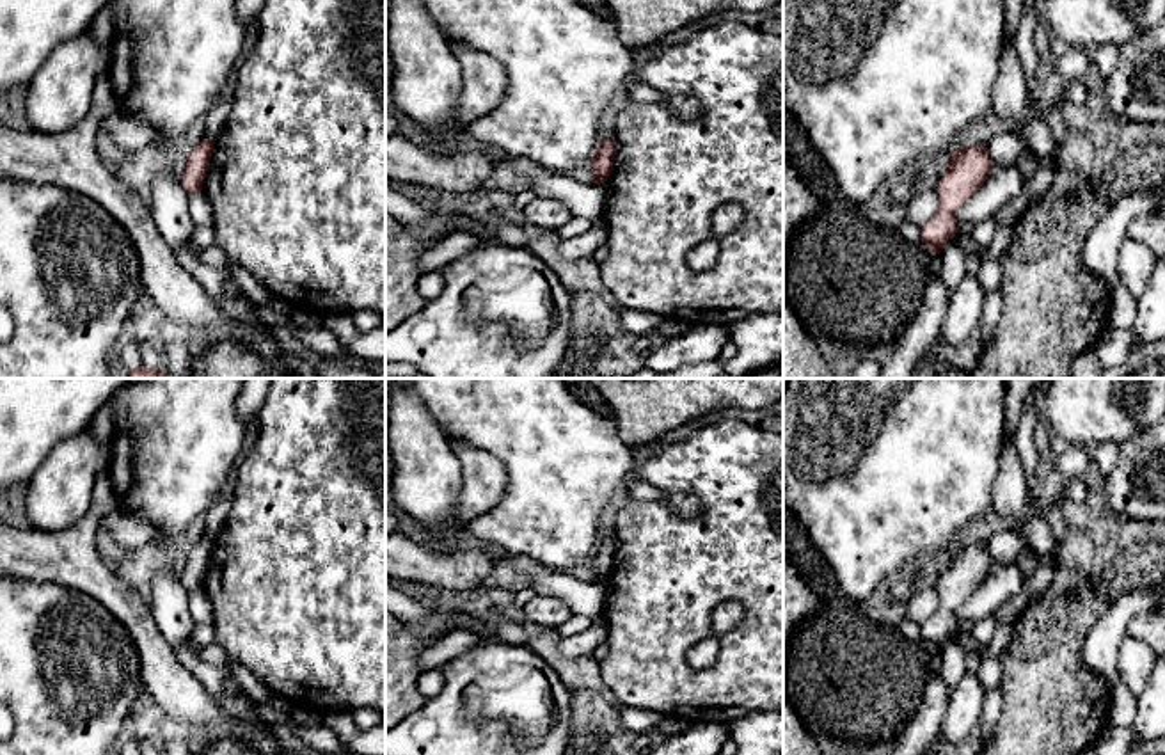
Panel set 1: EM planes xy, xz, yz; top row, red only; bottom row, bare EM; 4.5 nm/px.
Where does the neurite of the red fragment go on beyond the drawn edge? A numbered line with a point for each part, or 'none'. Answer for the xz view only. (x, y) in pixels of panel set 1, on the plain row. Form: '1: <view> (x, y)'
none

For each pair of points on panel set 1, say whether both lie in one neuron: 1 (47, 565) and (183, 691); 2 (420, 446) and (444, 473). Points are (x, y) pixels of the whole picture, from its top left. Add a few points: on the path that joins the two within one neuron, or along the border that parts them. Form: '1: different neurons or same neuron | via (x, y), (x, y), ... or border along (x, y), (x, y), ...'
1: same neuron | via (87, 572), (141, 624), (153, 651)
2: same neuron | via (425, 453), (437, 466)

